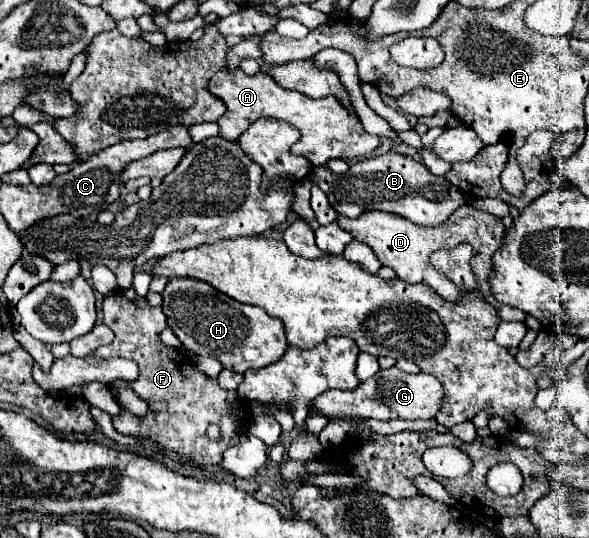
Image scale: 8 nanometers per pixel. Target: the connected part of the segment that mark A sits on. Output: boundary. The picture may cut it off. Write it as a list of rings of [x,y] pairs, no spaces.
[[[238,68],[236,72],[232,72],[232,76],[228,76],[224,70],[220,70],[214,74],[210,88],[218,98],[224,100],[228,108],[226,114],[218,120],[220,136],[224,136],[226,140],[238,140],[242,132],[248,130],[248,126],[258,118],[264,118],[264,116],[280,118],[290,122],[302,132],[302,138],[292,146],[292,154],[308,158],[314,166],[322,166],[332,158],[352,160],[352,158],[368,156],[382,142],[378,136],[368,134],[362,122],[356,116],[352,116],[352,112],[348,112],[344,104],[336,100],[336,96],[314,100],[300,92],[280,88],[268,74],[262,74],[262,72],[256,76],[248,76]]]

